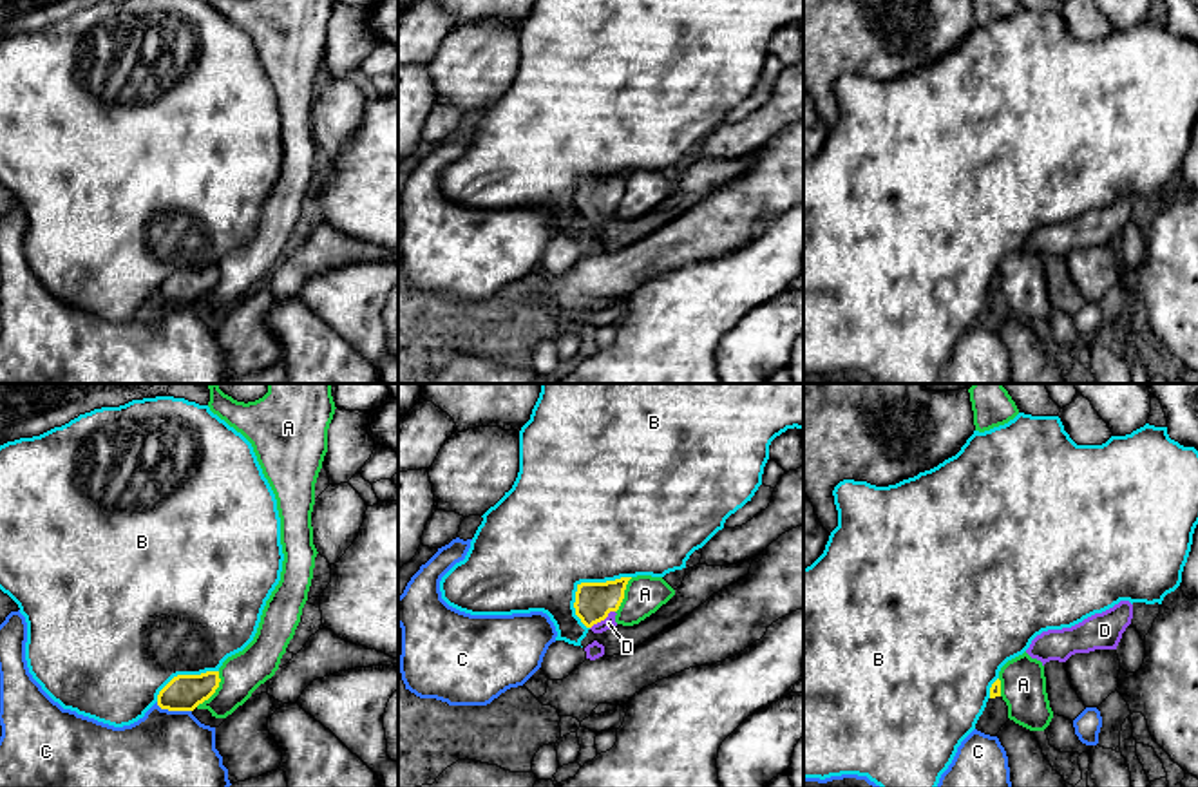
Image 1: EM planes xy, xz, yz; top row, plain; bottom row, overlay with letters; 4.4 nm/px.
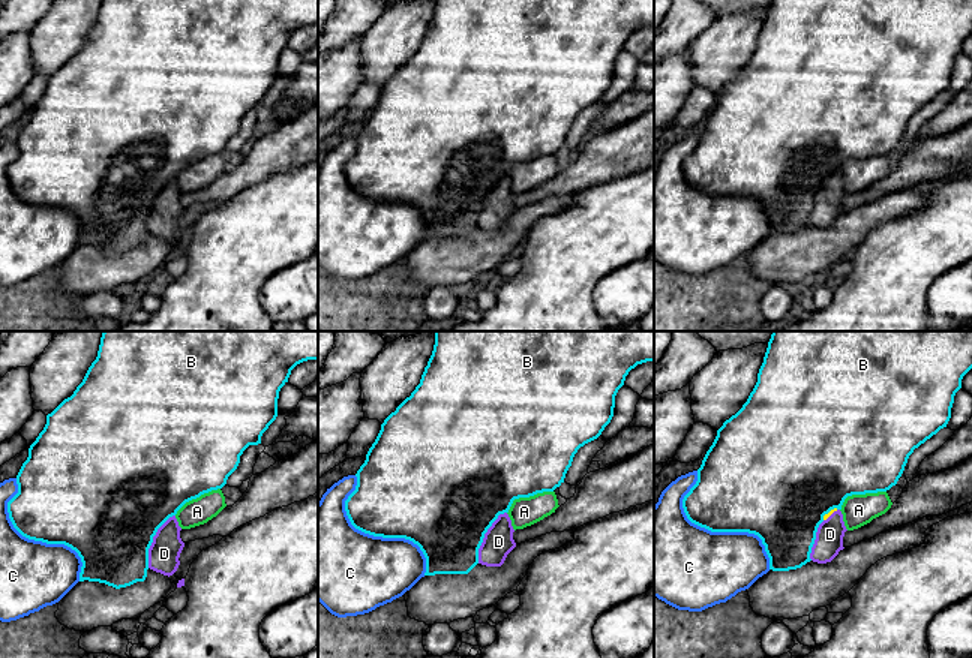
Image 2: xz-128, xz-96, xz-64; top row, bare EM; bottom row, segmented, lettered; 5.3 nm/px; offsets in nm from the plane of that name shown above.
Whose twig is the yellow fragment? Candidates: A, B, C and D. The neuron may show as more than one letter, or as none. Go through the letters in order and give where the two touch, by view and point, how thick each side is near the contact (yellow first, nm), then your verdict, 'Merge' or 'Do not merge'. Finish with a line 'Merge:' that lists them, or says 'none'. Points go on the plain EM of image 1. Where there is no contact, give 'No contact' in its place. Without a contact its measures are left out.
A: Touches yellow at xy (214, 286). Thickness 160 nm (yellow) against 190 nm. Do not merge
B: Touches yellow at xz (583, 178). Thickness 170 nm (yellow) against 500 nm. Do not merge
C: Touches yellow at xy (174, 304). Thickness 160 nm (yellow) against 460 nm. Do not merge
D: Touches yellow at xz (601, 214). Thickness 170 nm (yellow) against 50 nm. Merge
Merge: D

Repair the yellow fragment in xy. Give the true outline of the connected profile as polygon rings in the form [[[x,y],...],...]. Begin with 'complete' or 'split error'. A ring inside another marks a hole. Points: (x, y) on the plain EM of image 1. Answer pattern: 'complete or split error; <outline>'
complete; [[[219,266],[177,270],[157,289],[157,300],[168,306],[194,306],[219,282]]]

